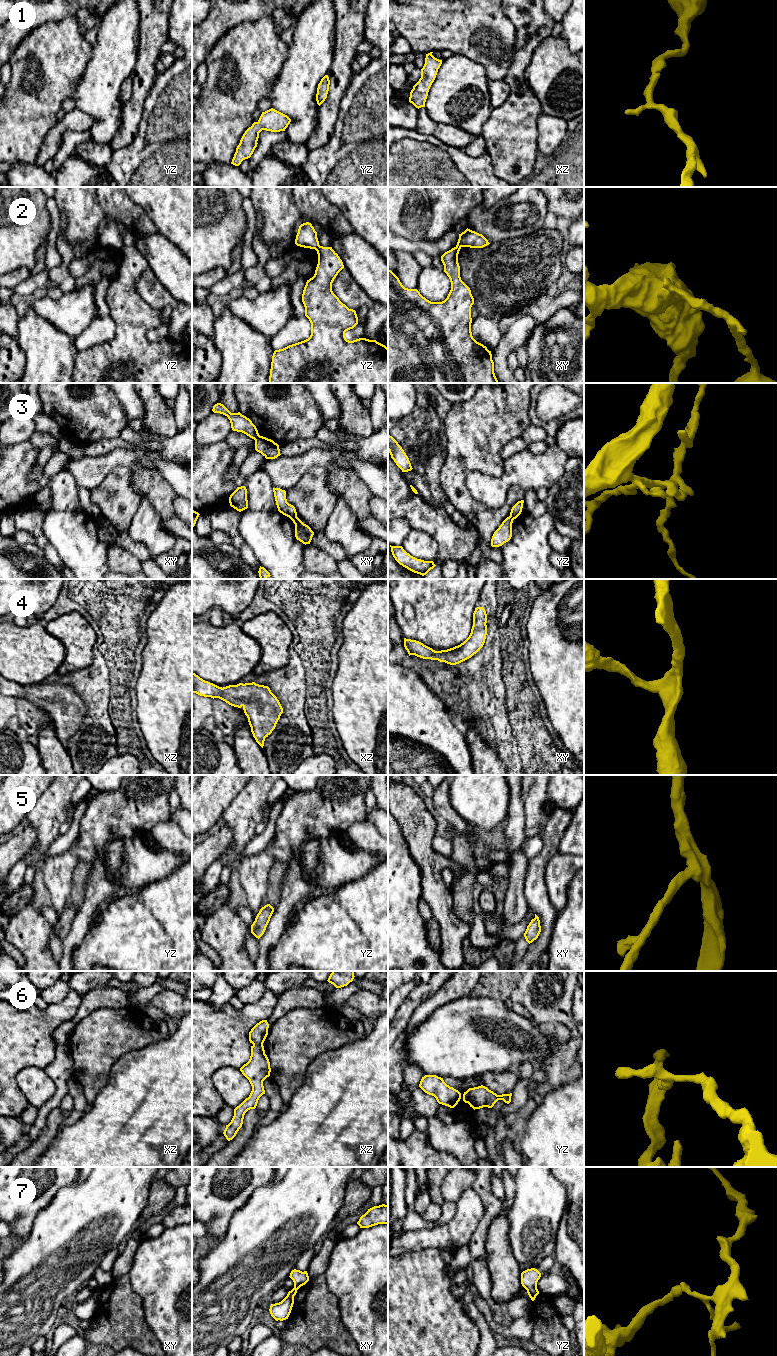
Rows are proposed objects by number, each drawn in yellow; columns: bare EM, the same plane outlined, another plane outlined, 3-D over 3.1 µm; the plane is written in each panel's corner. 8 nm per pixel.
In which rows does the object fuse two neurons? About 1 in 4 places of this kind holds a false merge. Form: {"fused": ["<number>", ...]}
{"fused": ["2", "3", "6"]}

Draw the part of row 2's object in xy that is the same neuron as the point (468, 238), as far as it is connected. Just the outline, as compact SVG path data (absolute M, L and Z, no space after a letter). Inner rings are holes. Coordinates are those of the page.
M466 229L464 232L459 234L459 239L457 242L458 247L470 247L470 248L483 248L490 243L482 235L470 229Z

